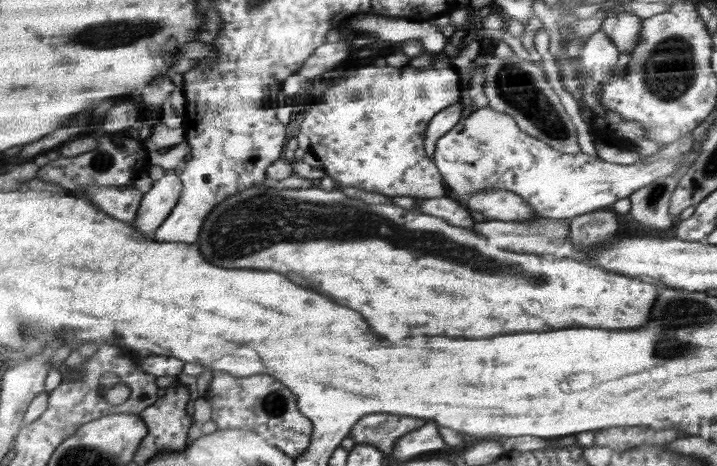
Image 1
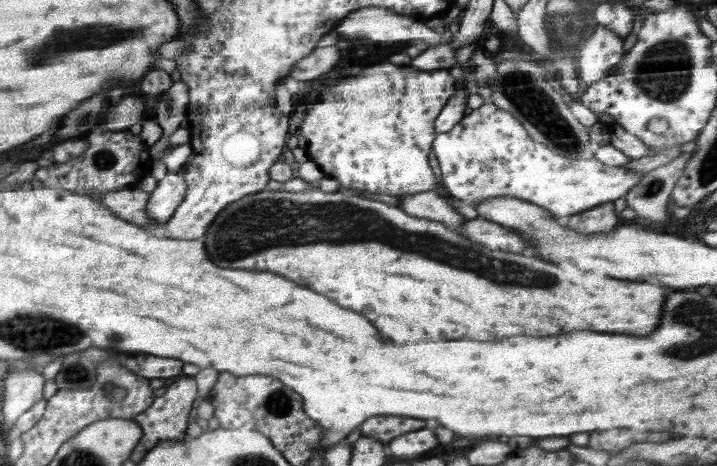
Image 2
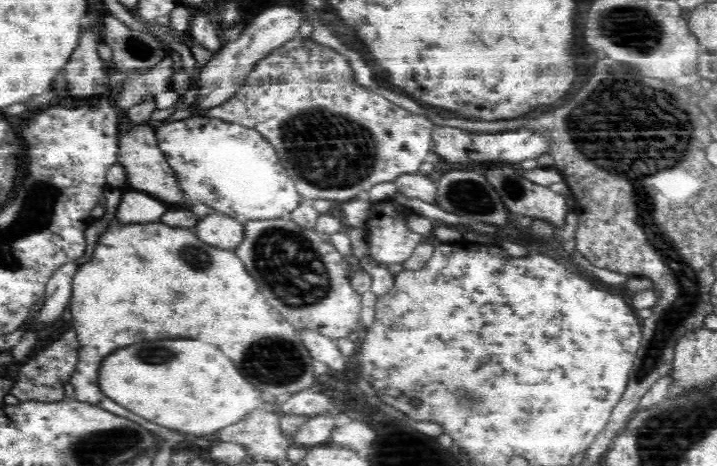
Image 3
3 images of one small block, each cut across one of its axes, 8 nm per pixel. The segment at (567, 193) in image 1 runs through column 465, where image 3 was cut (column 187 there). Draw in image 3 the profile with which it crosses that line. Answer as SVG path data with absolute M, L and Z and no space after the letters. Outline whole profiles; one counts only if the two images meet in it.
M190 116L184 118L184 120L174 120L161 128L155 129L156 138L158 139L158 146L164 153L168 164L172 167L173 173L175 174L177 185L180 186L180 190L185 196L186 202L190 206L198 203L204 203L215 209L215 212L222 213L232 218L237 218L241 223L246 223L250 220L270 220L280 218L282 214L286 212L292 212L294 209L298 209L299 205L304 202L304 198L296 190L294 181L289 177L286 169L281 165L280 157L272 145L269 144L268 139L264 138L262 134L258 133L257 130L246 128L237 124L230 124L229 122L218 121L217 118L210 118L209 116Z

